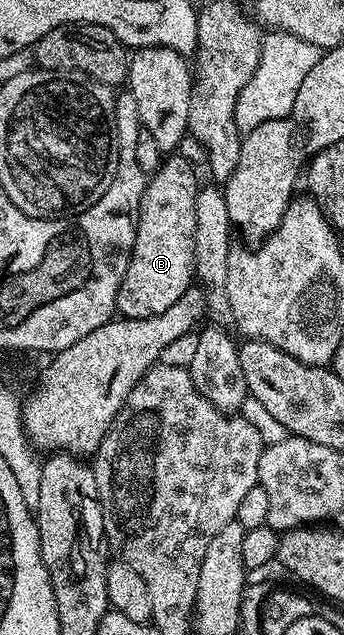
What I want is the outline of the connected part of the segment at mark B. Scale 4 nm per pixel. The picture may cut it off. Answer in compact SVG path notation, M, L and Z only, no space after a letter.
M173 152L146 181L131 260L117 293L116 313L120 317L157 316L194 285L195 200L199 189L196 172L192 163Z

